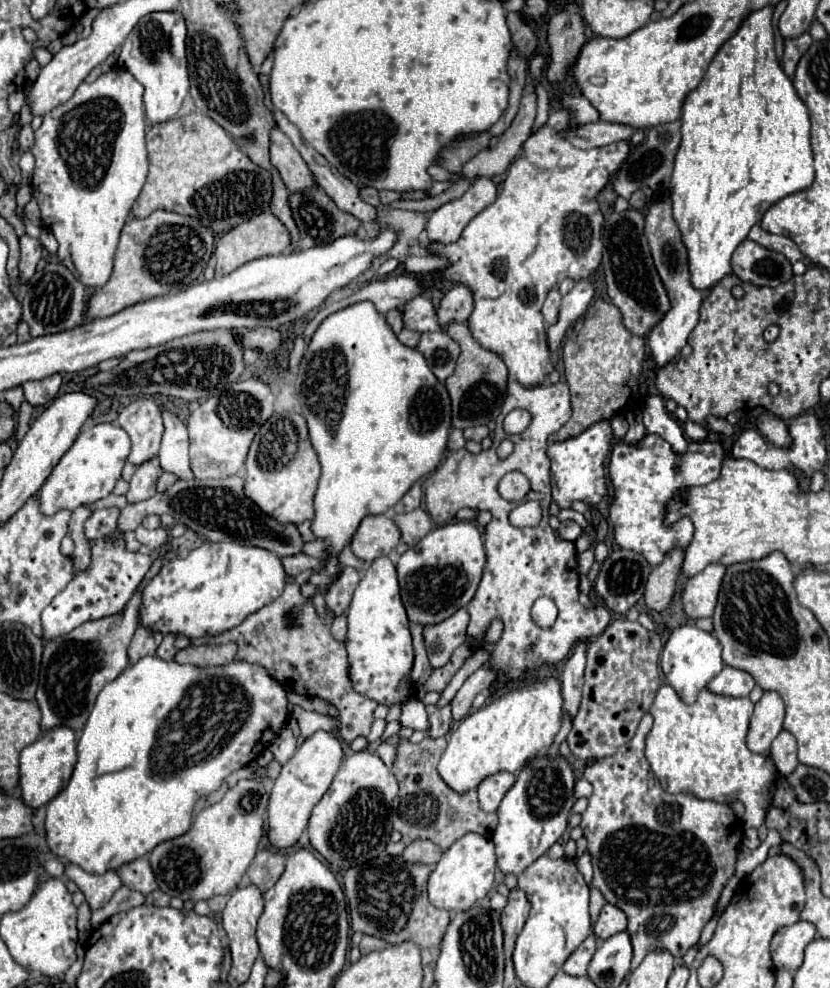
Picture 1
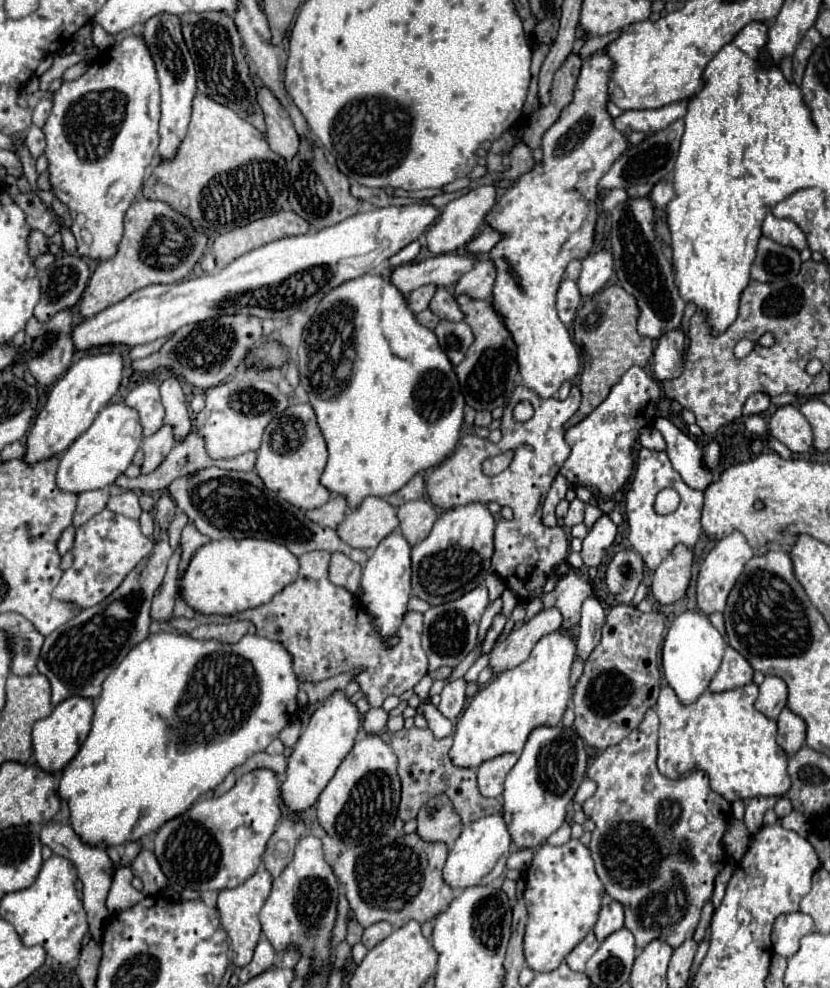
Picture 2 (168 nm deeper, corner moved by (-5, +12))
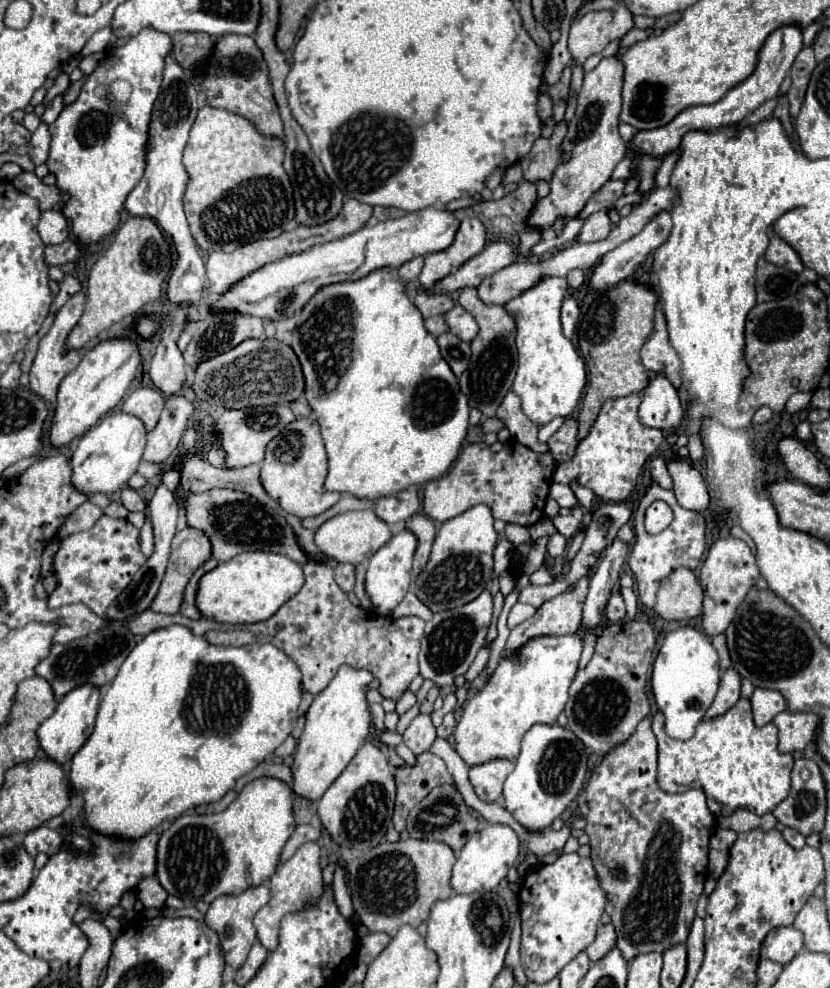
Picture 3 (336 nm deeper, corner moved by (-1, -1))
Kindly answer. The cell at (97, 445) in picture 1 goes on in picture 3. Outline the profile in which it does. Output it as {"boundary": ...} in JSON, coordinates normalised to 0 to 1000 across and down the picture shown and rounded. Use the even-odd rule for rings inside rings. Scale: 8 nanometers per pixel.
{"boundary":[[[149,416],[130,418],[94,446],[94,452],[84,463],[87,491],[101,501],[142,497],[164,479],[173,450],[176,450],[176,436],[169,424],[161,424],[161,420],[152,420]]]}

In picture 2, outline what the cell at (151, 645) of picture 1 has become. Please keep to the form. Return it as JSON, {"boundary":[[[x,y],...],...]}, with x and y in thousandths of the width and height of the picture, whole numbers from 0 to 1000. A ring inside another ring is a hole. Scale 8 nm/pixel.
{"boundary":[[[210,557],[205,569],[202,569],[202,579],[200,585],[195,589],[195,593],[190,595],[186,609],[183,609],[183,628],[193,628],[200,630],[207,623],[210,617],[210,607],[212,607],[212,599],[214,599],[214,569],[217,569],[217,561],[219,557]]]}

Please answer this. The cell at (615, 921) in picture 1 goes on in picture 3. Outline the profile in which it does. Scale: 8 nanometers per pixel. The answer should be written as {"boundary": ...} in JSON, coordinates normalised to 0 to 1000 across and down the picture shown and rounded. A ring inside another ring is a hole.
{"boundary":[[[733,934],[733,936],[723,936],[720,938],[720,944],[718,944],[718,950],[713,956],[708,956],[706,965],[713,973],[720,973],[725,971],[737,959],[742,956],[742,942],[740,942],[740,936]]]}

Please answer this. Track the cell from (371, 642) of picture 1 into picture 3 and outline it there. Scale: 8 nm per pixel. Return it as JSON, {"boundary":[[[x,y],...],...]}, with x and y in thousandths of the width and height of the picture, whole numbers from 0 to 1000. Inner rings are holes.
{"boundary":[[[494,537],[477,539],[463,554],[458,554],[443,568],[441,574],[441,602],[448,608],[451,620],[460,624],[470,624],[477,612],[487,606],[496,590],[496,562],[501,558],[501,544]]]}

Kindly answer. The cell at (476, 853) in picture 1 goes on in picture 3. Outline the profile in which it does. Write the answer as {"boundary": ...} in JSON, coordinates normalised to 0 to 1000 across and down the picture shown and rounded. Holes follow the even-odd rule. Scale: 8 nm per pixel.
{"boundary":[[[586,835],[571,843],[564,853],[557,857],[542,888],[547,904],[583,904],[600,898],[610,884],[619,878],[624,869],[624,847],[612,835]]]}

